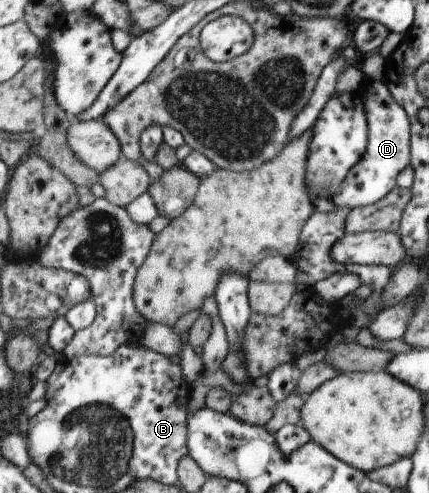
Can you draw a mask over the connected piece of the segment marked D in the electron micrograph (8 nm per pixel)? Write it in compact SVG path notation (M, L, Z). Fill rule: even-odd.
M365 77L357 87L363 100L364 113L368 123L366 151L359 162L351 167L350 173L343 179L341 190L328 198L314 196L311 200L316 212L329 212L341 207L349 210L376 203L394 186L397 173L409 163L409 123L404 110L391 98L385 80L372 80Z

